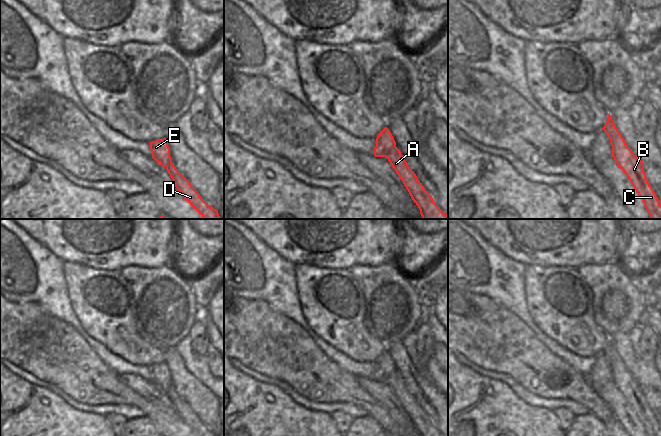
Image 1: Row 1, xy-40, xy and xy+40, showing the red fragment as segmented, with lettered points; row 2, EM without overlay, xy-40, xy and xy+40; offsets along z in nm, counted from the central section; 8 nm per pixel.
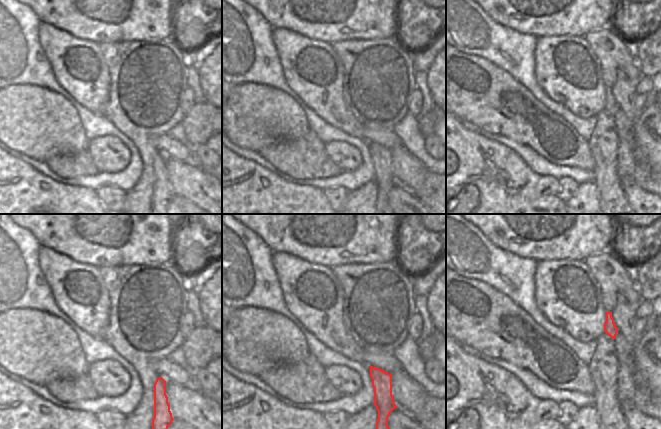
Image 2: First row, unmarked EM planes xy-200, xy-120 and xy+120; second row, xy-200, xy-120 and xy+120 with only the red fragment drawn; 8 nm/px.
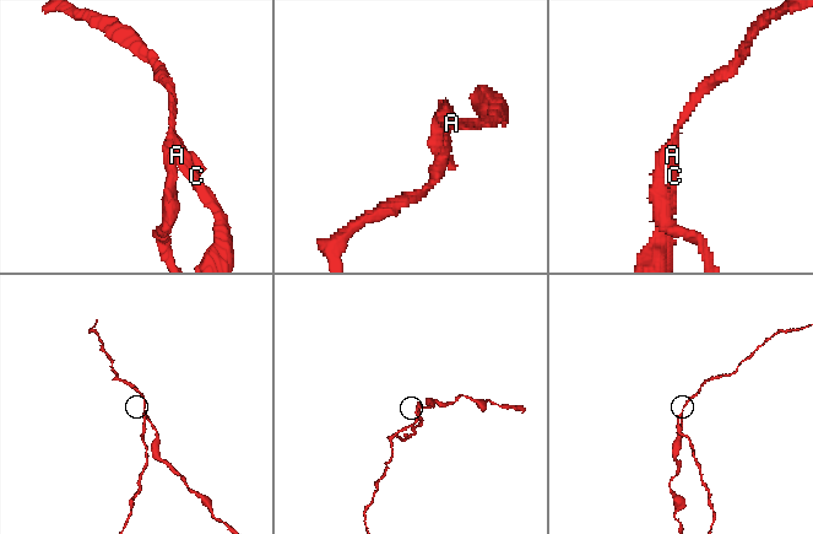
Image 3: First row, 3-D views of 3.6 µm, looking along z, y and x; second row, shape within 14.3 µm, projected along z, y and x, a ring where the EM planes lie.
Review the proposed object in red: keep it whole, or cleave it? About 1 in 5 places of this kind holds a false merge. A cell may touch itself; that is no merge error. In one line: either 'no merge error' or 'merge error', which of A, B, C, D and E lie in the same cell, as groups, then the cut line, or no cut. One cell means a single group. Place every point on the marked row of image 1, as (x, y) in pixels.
merge error | A B C D / E | xy (395, 146), (386, 157)

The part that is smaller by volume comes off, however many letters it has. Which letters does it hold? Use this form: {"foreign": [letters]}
{"foreign": ["E"]}

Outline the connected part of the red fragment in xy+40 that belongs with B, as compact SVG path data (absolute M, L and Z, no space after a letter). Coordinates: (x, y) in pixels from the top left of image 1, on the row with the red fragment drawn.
M608 114L608 120L602 128L612 136L612 157L618 167L626 174L632 186L644 202L650 219L661 219L661 204L650 186L644 172L644 163L632 152L616 128L614 120Z

